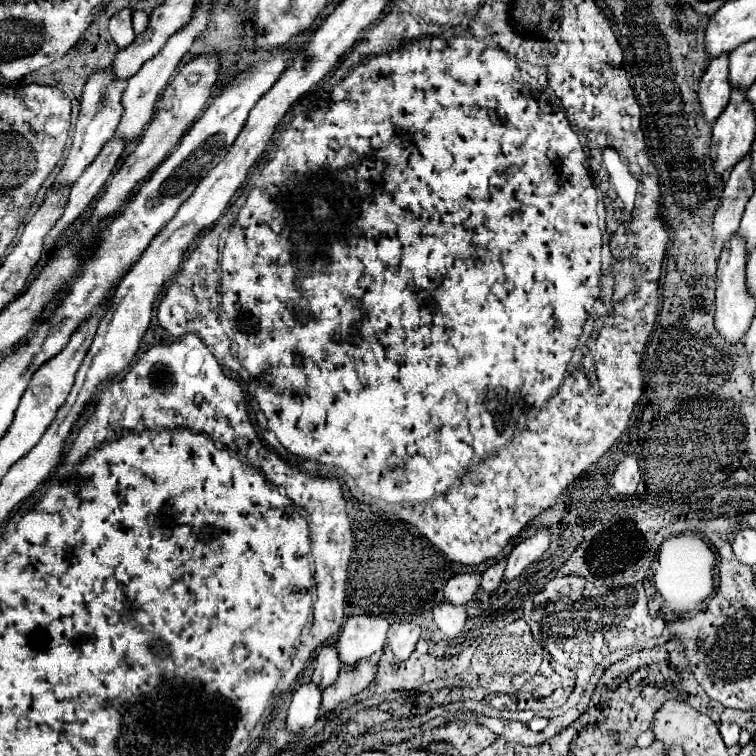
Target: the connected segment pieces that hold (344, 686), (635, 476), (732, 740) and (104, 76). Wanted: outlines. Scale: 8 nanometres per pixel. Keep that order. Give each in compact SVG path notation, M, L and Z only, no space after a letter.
M370 659L358 663L356 667L342 667L338 681L332 687L324 689L324 693L322 693L324 715L332 713L338 705L342 705L348 699L352 699L354 695L362 693L374 679L374 673L376 673L376 663Z
M628 455L628 457L624 457L622 463L624 465L618 465L615 468L612 484L619 494L632 497L640 483L639 459Z
M720 723L720 735L724 739L724 745L730 749L730 747L738 745L740 727L738 725L732 725L732 723Z
M110 67L104 69L104 71L94 73L94 75L88 79L88 83L86 83L86 87L84 87L84 93L82 93L80 117L78 117L78 123L76 123L74 139L72 139L68 157L66 157L60 173L56 175L54 185L50 187L52 193L56 193L56 191L60 191L60 189L64 189L64 187L70 187L70 185L84 173L84 169L96 159L96 155L102 151L104 143L112 137L112 133L114 133L114 129L116 129L116 123L120 121L120 115L122 115L120 97L122 97L124 87L126 87L126 83L118 83L118 81L112 77Z

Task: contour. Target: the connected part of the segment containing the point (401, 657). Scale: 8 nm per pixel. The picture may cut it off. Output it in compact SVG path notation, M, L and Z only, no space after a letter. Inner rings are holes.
M394 623L388 629L386 643L392 649L396 661L402 663L410 657L418 639L420 639L420 627L412 625L412 623Z

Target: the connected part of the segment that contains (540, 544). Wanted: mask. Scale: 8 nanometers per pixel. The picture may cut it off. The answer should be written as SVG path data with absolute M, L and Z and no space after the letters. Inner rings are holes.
M546 529L534 537L520 541L512 549L512 553L506 557L506 571L502 575L502 581L508 583L508 581L516 579L530 563L534 563L548 549L548 541L550 541L550 535Z

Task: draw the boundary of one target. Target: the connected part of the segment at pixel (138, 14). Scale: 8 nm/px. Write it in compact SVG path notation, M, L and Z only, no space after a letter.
M134 11L132 25L134 25L136 35L142 35L142 33L144 33L144 29L148 27L148 13L146 13L146 11Z

